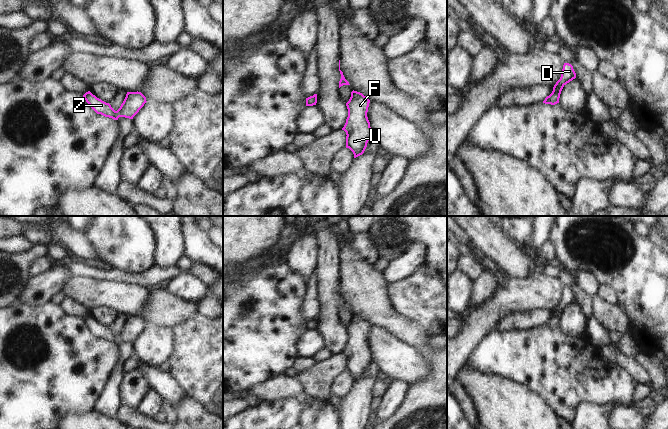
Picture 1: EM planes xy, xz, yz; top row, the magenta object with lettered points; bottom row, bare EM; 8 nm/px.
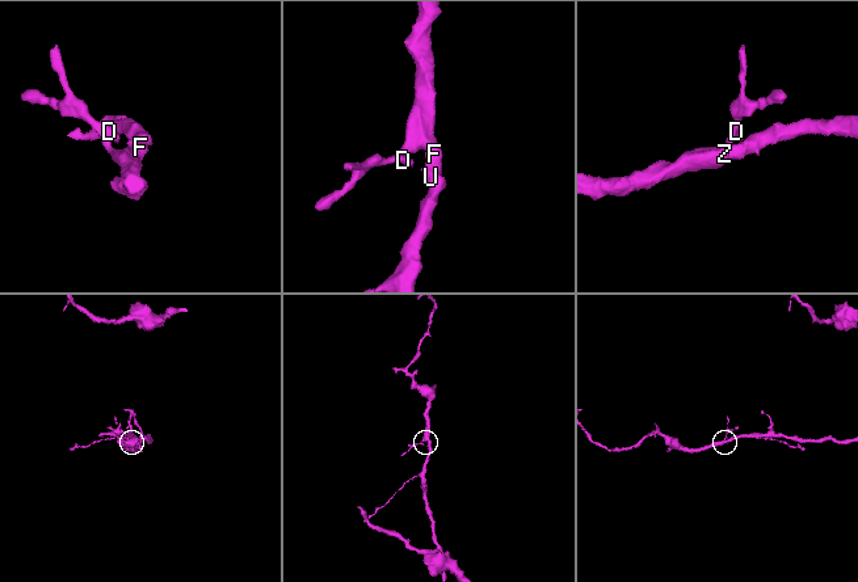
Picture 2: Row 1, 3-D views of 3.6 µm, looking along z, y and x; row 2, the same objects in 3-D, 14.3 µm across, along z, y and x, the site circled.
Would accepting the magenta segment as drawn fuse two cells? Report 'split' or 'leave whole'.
leave whole

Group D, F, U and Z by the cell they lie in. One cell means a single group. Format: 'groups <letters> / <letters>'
groups D F U Z

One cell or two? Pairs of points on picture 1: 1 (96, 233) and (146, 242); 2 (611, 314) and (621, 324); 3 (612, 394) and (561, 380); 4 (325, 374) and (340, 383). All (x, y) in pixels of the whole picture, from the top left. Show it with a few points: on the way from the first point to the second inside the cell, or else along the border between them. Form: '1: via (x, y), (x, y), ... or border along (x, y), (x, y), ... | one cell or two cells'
1: via (108, 233), (117, 235), (127, 242), (134, 242) | one cell
2: via (613, 316), (619, 322) | one cell
3: via (599, 385), (594, 383), (578, 383), (574, 380) | one cell
4: border along (345, 370), (334, 379), (331, 392) | two cells

